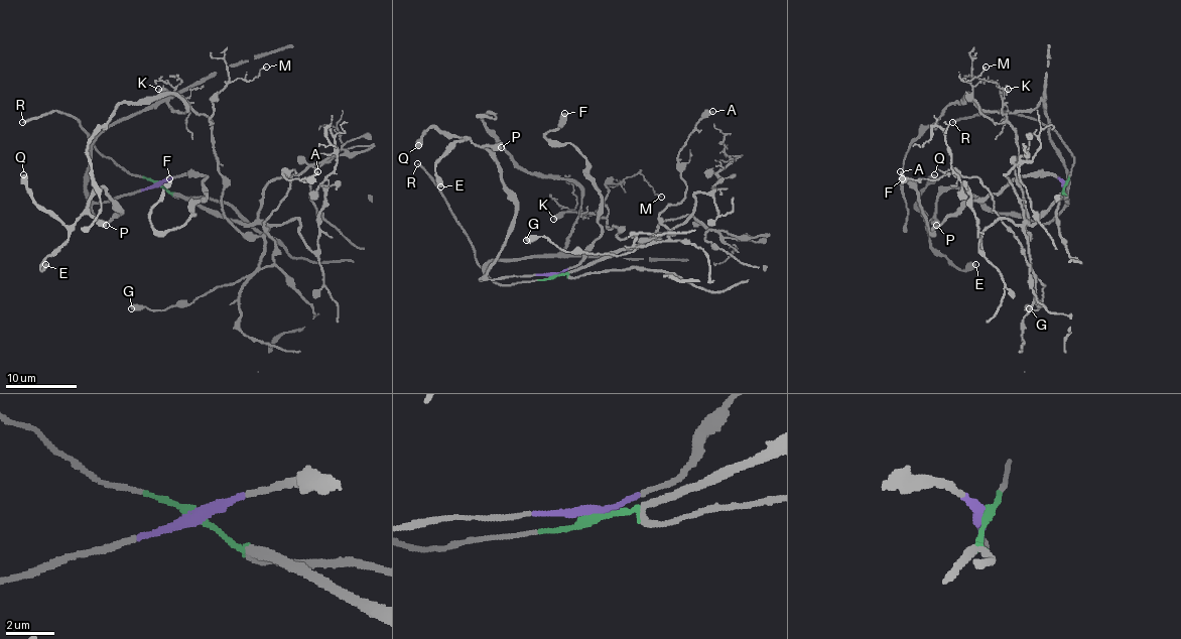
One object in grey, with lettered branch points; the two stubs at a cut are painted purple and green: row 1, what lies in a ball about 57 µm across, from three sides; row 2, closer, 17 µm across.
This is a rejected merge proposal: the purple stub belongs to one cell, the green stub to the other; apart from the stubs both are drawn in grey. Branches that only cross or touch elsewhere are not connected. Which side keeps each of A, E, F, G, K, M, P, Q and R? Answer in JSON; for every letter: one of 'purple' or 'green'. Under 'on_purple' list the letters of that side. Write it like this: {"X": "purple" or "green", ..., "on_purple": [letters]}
{"A": "green", "E": "purple", "F": "purple", "G": "green", "K": "green", "M": "green", "P": "purple", "Q": "purple", "R": "green", "on_purple": ["E", "F", "P", "Q"]}

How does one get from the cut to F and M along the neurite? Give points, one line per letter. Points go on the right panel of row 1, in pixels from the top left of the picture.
F: (1064, 184), (1055, 175), (1015, 177), (997, 194), (968, 201), (932, 231), (917, 194), (902, 179)
M: (1064, 184), (1024, 227), (1027, 236), (1015, 172), (1017, 131), (989, 119), (961, 79), (972, 81), (985, 67)

